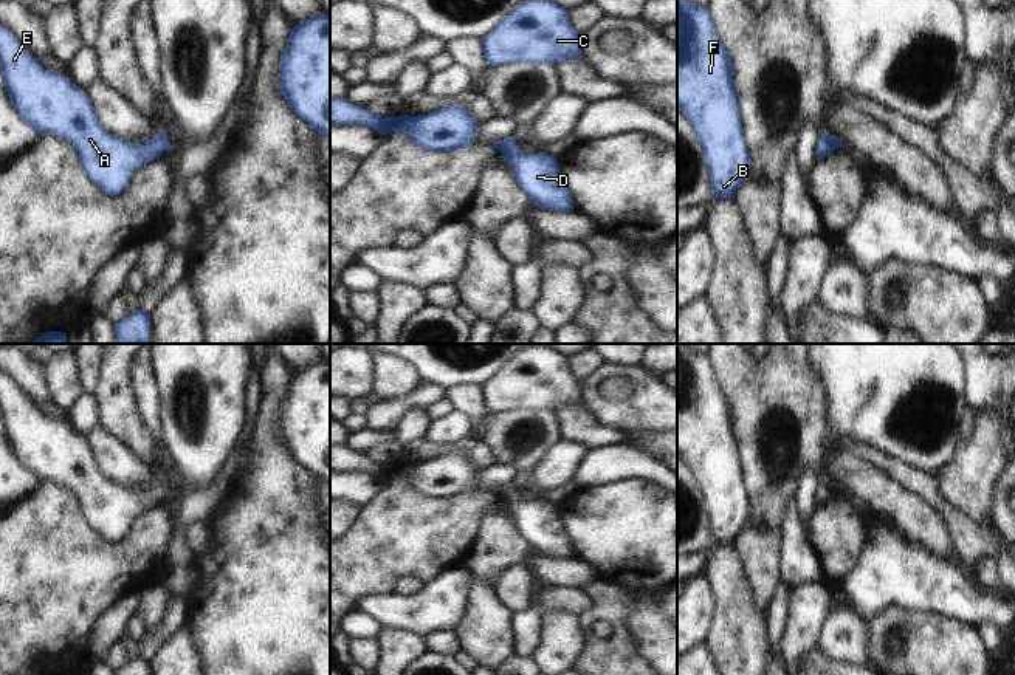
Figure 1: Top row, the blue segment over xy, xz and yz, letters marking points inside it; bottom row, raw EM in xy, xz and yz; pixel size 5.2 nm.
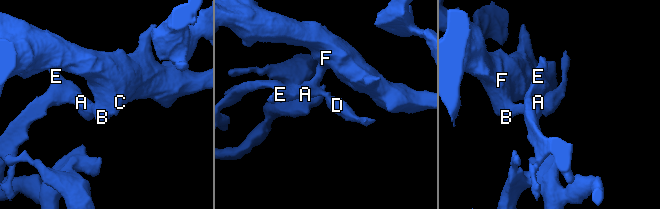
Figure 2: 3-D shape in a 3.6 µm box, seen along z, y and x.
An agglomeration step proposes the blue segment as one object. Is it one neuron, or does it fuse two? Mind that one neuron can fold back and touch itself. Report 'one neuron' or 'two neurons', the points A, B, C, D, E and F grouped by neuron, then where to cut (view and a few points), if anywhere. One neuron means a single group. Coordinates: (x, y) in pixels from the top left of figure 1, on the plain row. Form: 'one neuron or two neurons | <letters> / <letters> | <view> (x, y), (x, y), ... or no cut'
one neuron | A B C D E F | no cut

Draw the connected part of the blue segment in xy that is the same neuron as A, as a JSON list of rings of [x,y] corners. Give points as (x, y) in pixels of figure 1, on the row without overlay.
[[[0,373],[0,415],[12,454],[37,481],[56,481],[79,500],[82,517],[105,540],[126,537],[133,520],[172,492],[164,478],[144,491],[110,481],[96,466],[90,444],[67,423],[45,416]]]

